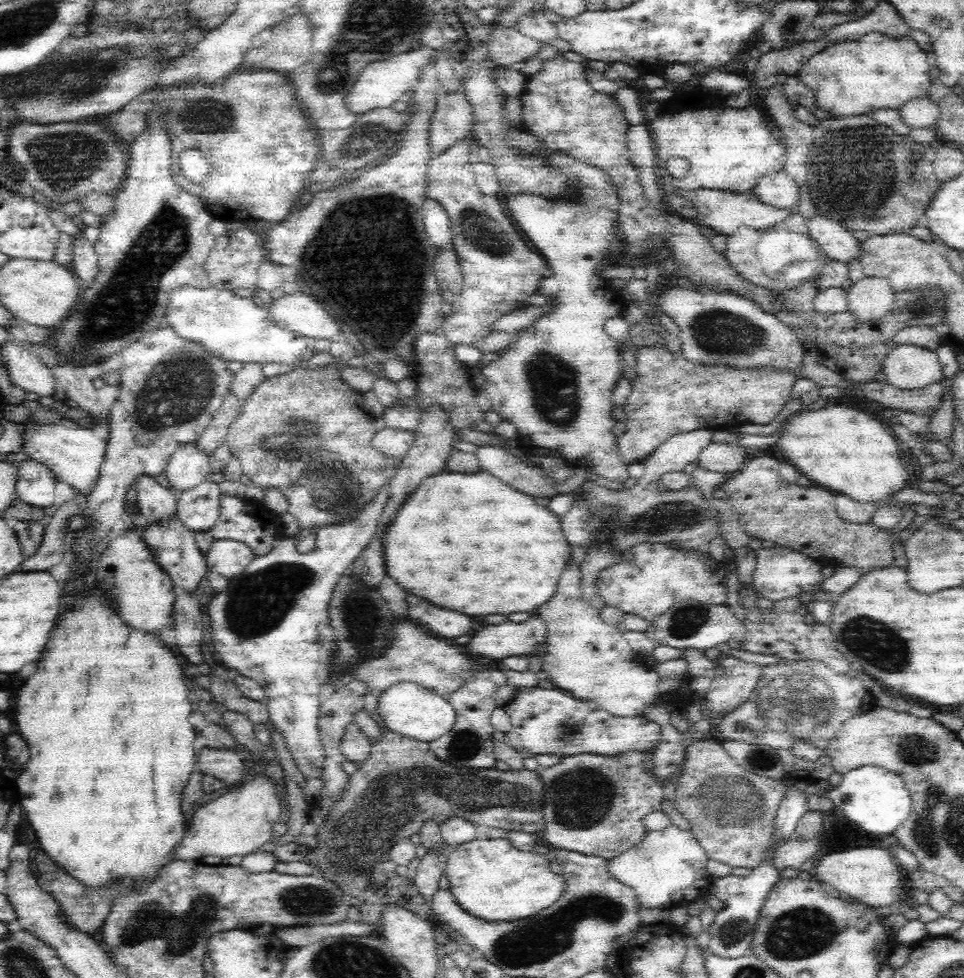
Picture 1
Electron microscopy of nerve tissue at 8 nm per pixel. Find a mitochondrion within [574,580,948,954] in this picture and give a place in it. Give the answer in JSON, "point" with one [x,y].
{"point":[795,701]}

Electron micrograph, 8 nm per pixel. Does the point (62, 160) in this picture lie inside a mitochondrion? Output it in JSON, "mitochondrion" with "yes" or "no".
{"mitochondrion":"yes"}

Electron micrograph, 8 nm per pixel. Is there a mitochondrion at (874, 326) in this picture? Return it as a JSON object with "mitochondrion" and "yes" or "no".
{"mitochondrion":"no"}

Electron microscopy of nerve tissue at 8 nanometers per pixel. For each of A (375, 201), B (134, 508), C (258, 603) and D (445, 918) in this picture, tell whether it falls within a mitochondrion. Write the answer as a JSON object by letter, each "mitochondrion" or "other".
{"A":"mitochondrion","B":"other","C":"mitochondrion","D":"other"}

